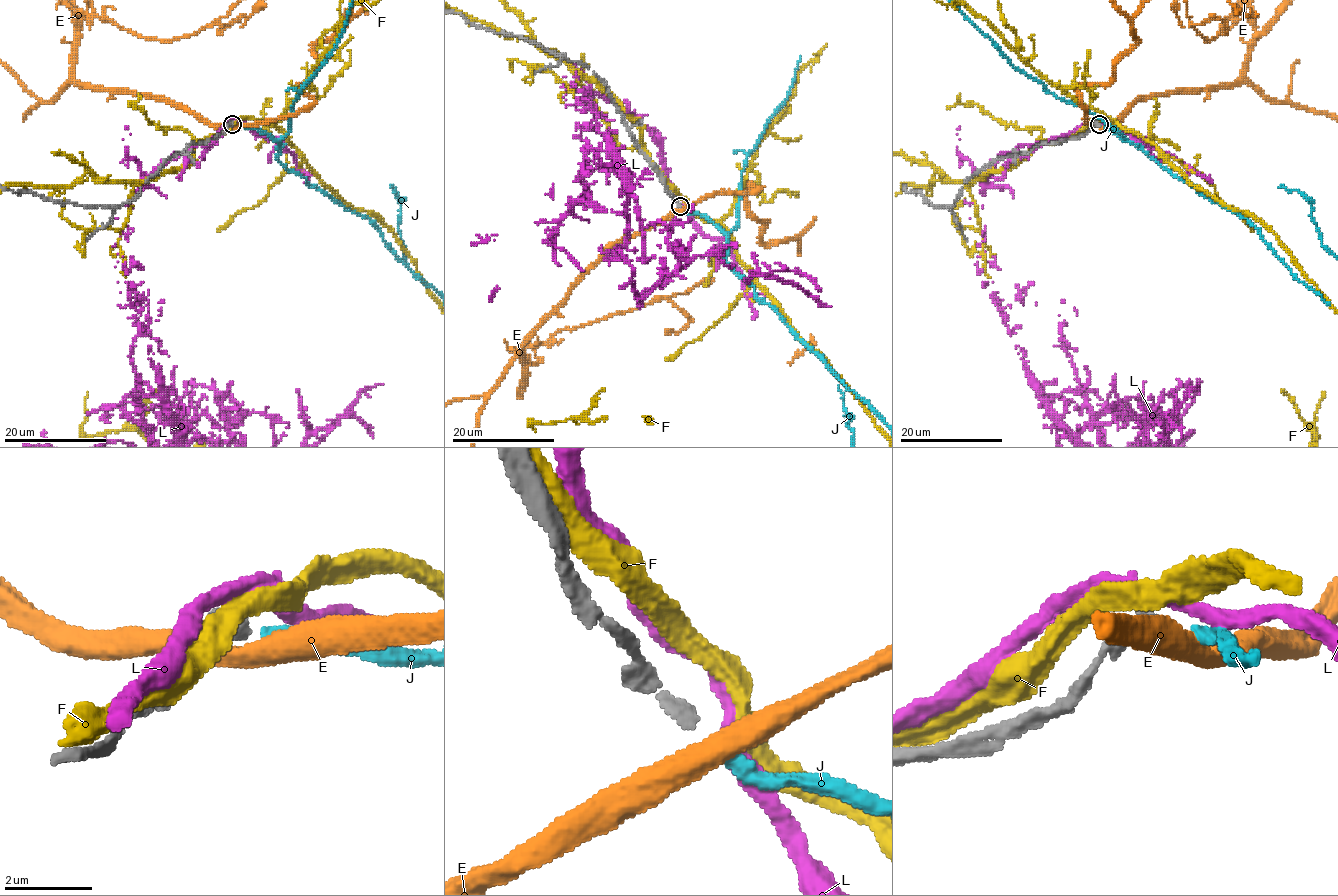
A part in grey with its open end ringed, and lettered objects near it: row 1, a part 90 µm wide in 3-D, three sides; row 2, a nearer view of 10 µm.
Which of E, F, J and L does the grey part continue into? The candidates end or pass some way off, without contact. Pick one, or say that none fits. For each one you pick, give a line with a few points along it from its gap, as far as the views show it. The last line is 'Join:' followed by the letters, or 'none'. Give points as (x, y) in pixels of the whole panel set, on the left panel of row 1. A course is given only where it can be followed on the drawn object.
Join: J

